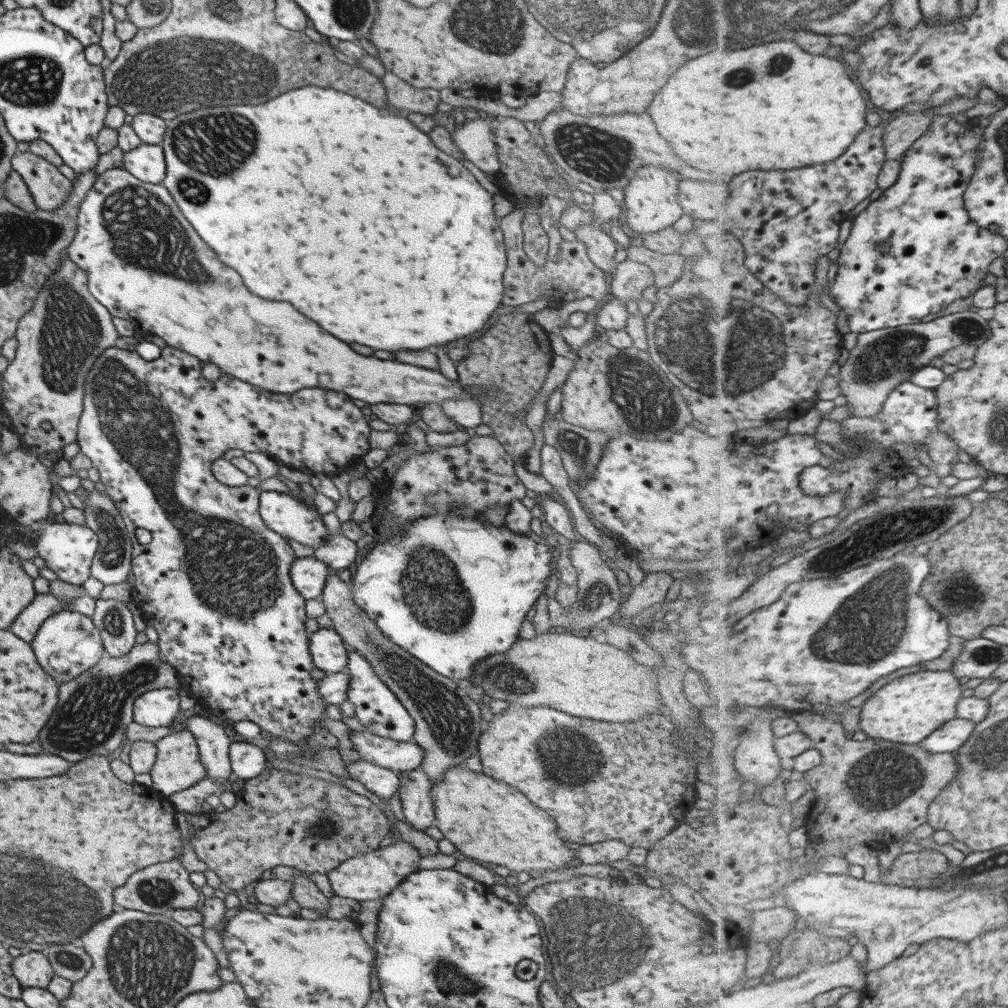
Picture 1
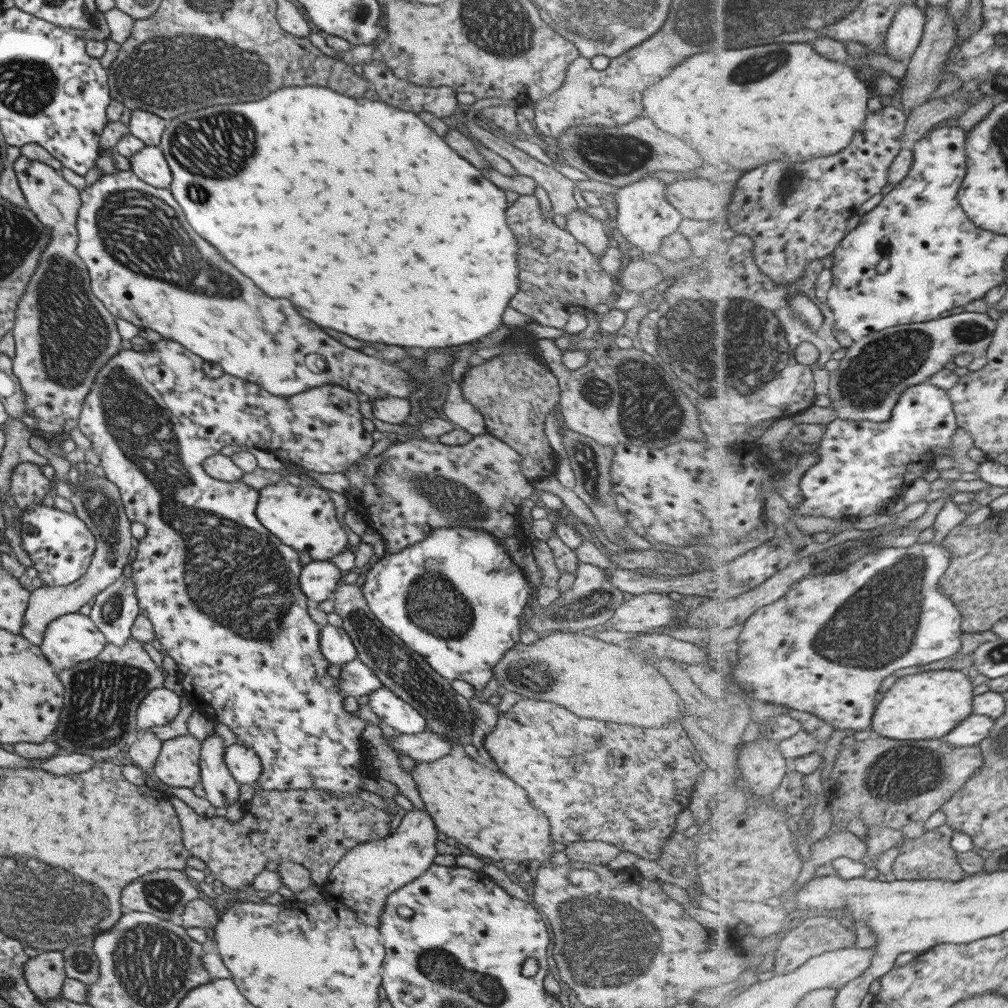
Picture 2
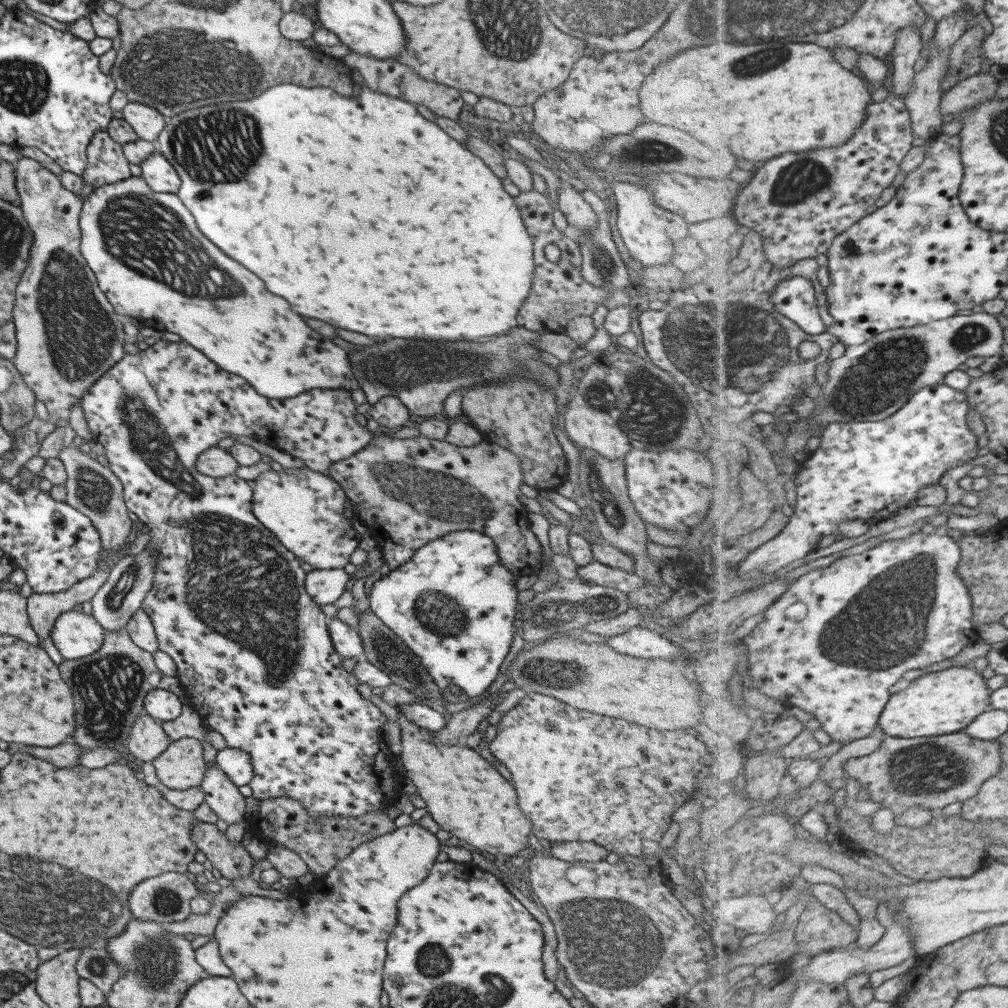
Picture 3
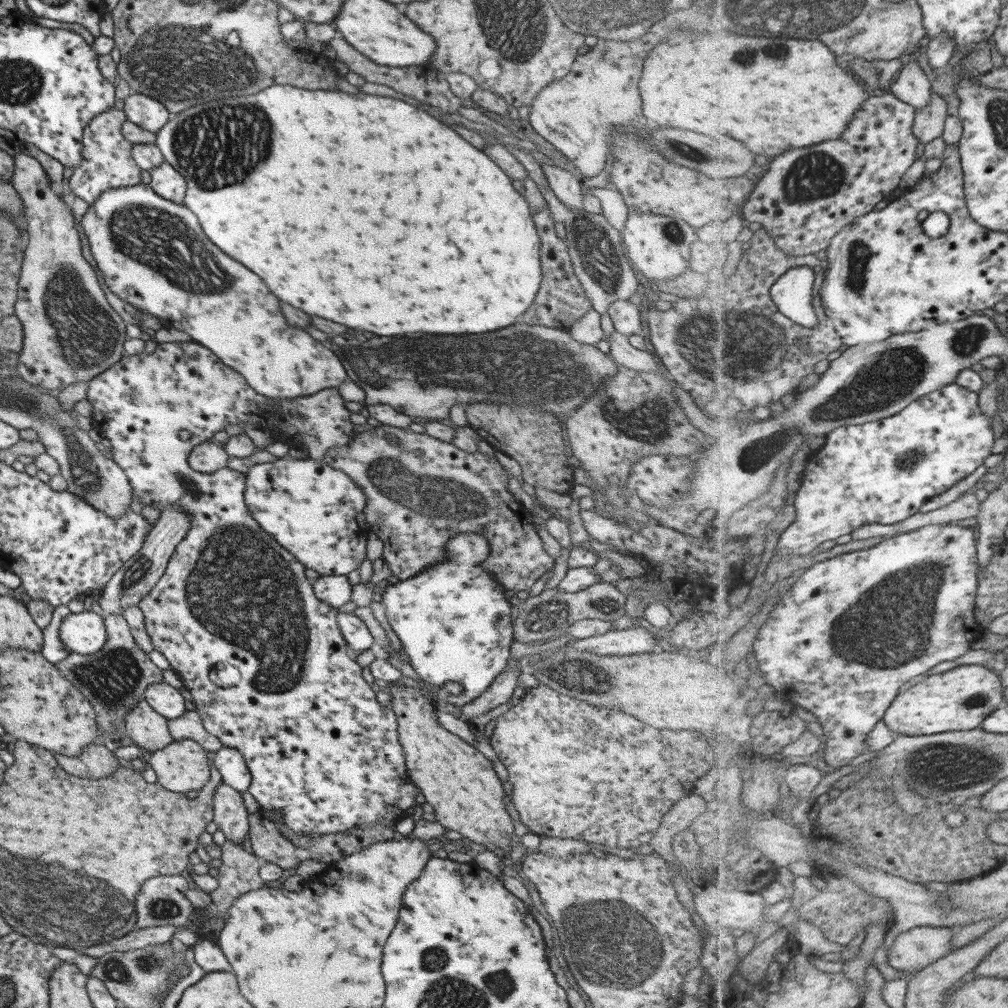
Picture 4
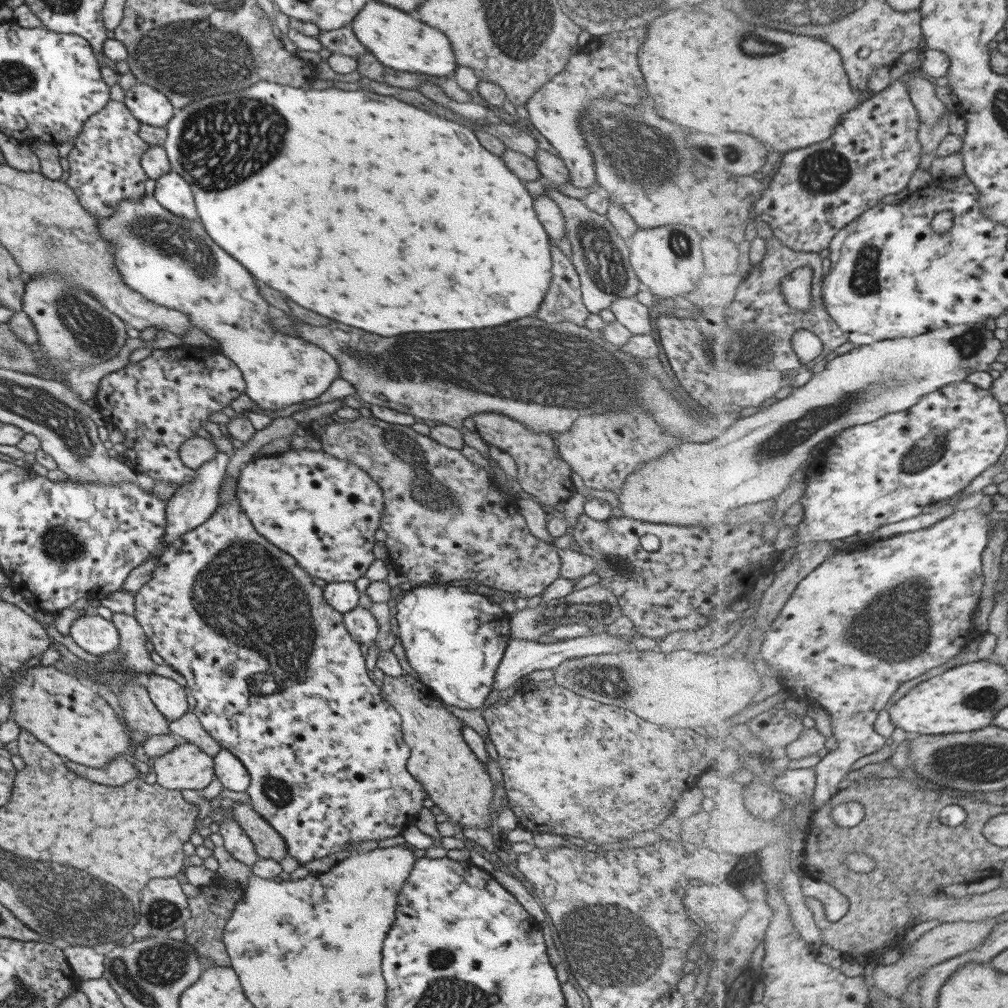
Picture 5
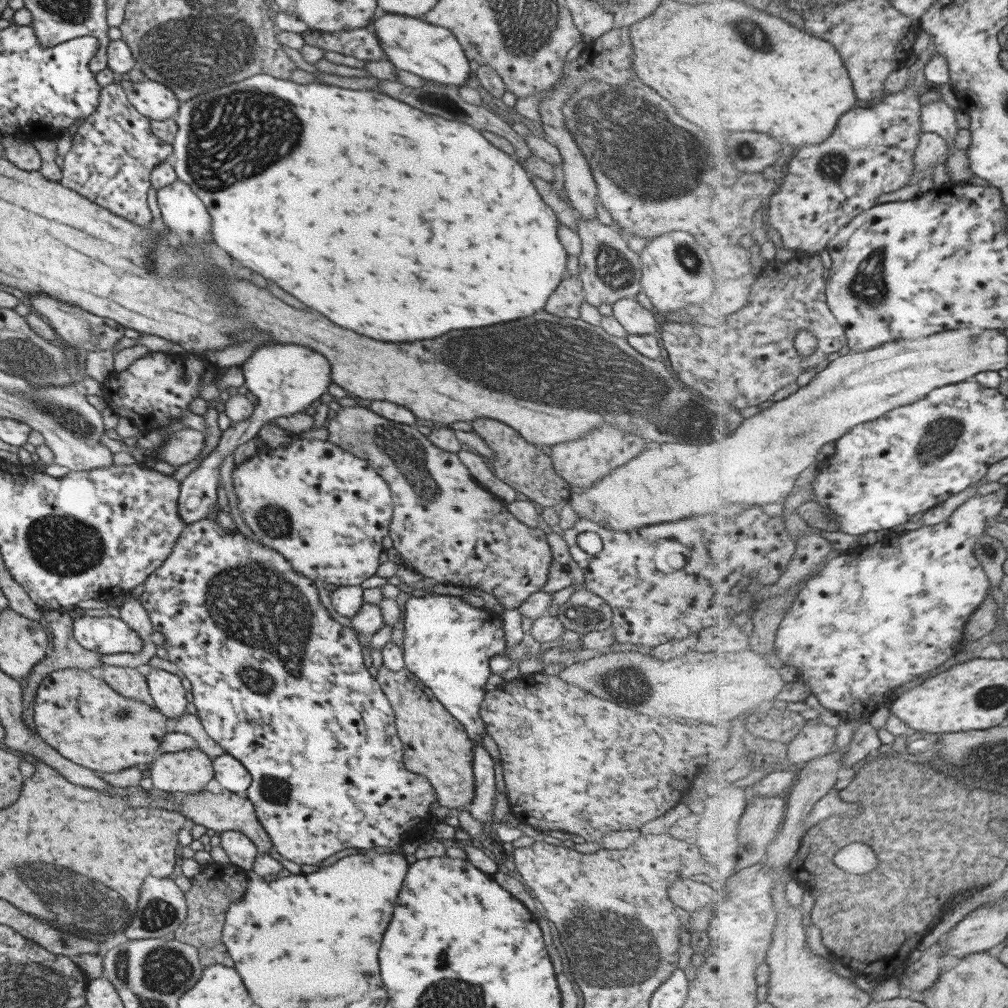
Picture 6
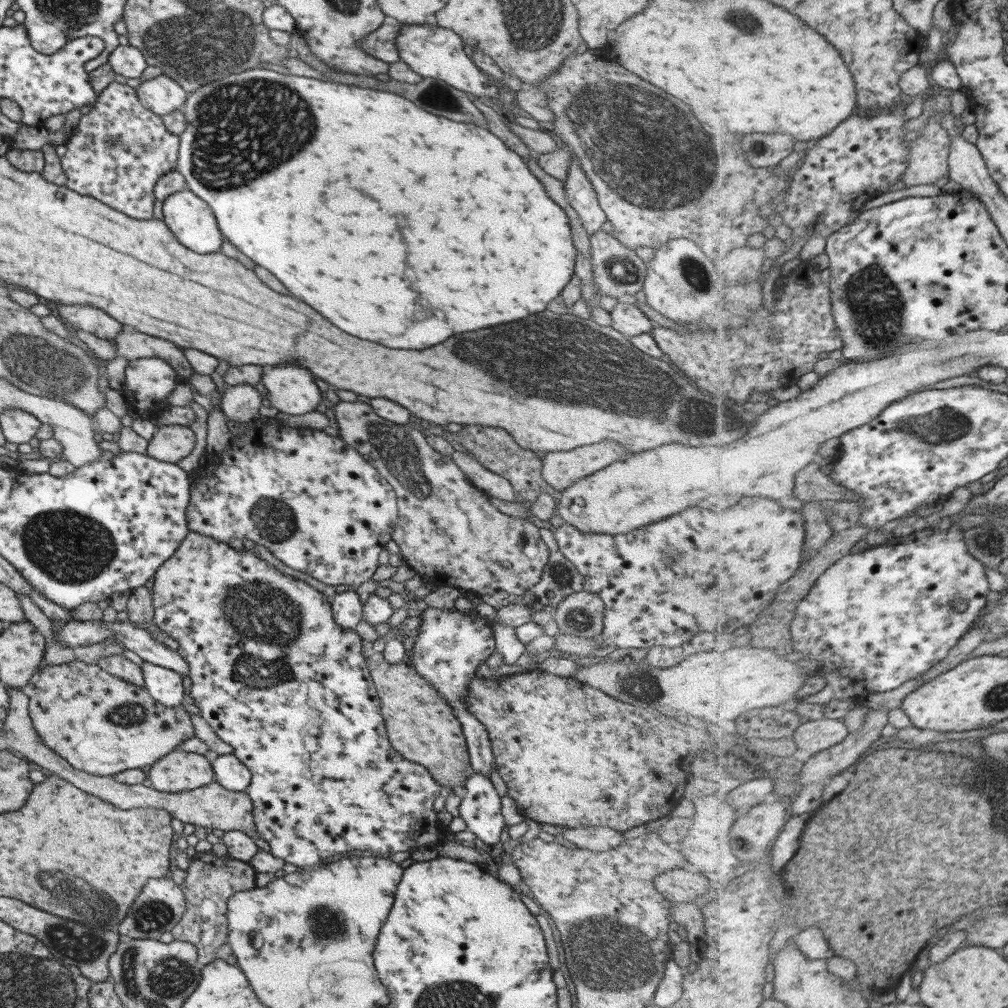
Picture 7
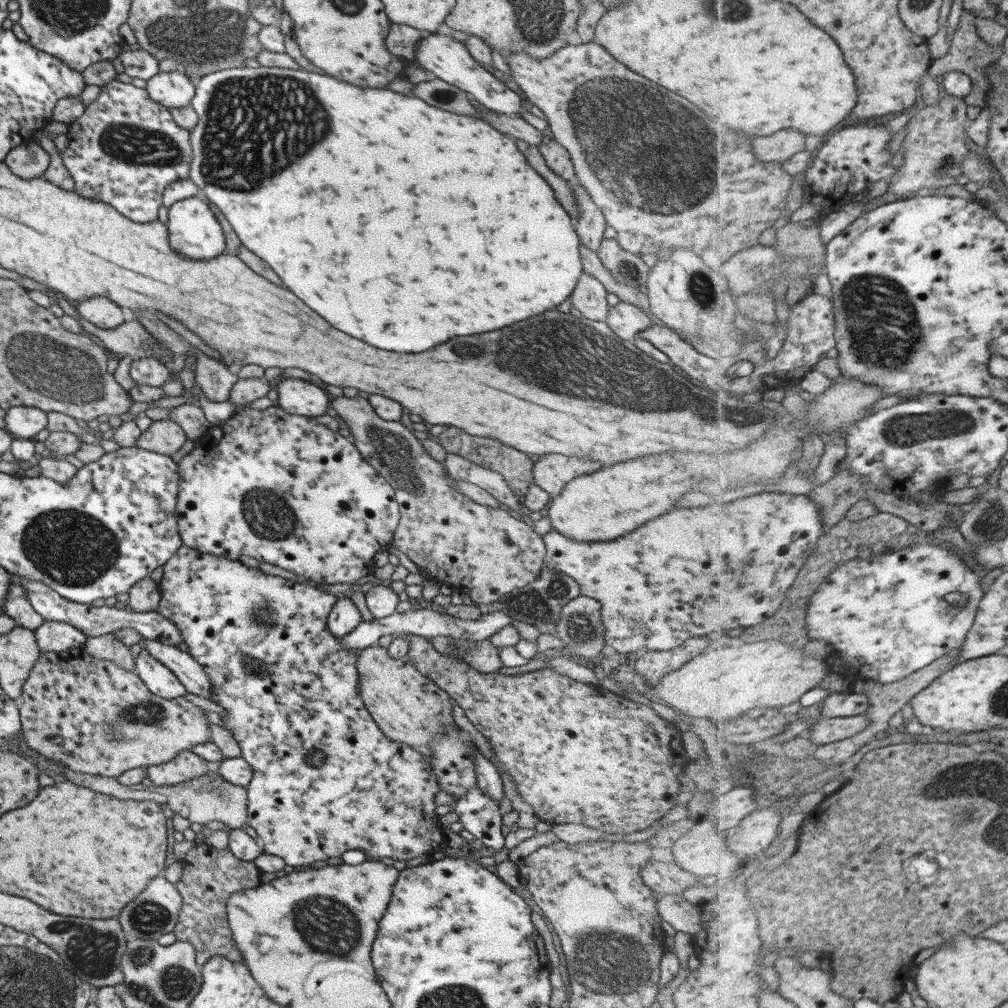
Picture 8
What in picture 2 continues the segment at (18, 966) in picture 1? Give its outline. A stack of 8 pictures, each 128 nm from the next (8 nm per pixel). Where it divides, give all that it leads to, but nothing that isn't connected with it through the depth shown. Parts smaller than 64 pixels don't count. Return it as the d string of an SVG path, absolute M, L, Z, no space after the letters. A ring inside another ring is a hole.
M59 951L37 952L22 964L23 978L28 989L39 1001L51 1002L60 999L63 979L63 959Z

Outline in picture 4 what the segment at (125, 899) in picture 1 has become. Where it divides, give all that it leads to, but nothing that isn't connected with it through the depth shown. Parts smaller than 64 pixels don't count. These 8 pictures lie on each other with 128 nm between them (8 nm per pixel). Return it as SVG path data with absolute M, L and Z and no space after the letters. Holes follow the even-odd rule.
M180 875L157 876L143 882L135 896L135 927L181 927L193 908L187 900L187 880Z

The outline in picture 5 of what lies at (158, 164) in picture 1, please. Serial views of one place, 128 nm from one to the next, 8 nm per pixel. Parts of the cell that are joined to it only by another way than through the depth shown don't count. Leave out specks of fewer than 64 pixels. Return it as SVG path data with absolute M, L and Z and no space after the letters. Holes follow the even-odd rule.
M169 169L155 180L152 195L170 213L190 221L198 221L191 189L175 171Z

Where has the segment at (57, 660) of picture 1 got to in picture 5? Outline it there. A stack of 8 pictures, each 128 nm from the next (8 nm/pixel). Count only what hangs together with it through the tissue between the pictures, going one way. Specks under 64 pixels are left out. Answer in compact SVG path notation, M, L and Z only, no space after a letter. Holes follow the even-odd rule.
M94 613L75 618L69 626L68 635L81 650L97 657L115 650L119 644L113 623Z

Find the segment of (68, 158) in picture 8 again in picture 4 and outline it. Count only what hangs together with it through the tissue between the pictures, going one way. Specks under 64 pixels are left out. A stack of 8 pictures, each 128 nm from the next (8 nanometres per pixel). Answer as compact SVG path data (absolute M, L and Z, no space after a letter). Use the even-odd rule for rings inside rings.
M113 107L107 112L95 116L82 130L82 149L80 150L79 166L72 170L73 174L67 180L69 190L90 205L99 193L111 188L125 188L140 184L140 168L130 155L132 143L127 142L120 131L120 125L125 122L123 110Z

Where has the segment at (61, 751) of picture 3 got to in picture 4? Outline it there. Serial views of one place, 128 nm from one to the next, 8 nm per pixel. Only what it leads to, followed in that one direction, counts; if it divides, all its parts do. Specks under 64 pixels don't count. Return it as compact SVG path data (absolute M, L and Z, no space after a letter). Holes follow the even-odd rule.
M103 743L86 744L77 756L63 756L62 754L52 753L52 757L67 774L81 776L81 778L103 778L103 776L110 775L115 769L121 767L117 758L112 755L110 745Z

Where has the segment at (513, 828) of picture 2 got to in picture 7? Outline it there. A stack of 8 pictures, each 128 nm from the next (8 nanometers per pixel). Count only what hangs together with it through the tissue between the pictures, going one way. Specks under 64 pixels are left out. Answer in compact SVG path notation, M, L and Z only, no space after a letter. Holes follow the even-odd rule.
M369 652L365 658L366 668L371 675L376 693L379 699L380 713L384 720L387 738L390 745L405 760L410 760L415 764L420 764L435 779L435 782L442 788L443 794L461 788L466 783L466 779L472 774L470 762L462 728L459 721L453 716L451 707L446 704L444 698L424 678L421 678L407 661L401 661L391 665L382 658L382 653Z

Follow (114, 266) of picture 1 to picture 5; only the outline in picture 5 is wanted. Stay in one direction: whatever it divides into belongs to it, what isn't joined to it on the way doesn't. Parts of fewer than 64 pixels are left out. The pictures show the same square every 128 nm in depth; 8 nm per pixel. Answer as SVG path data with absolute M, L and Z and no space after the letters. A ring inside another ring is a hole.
M144 193L138 201L123 199L116 209L98 220L98 233L107 238L111 246L121 280L140 296L171 310L187 314L191 325L199 328L217 342L217 352L227 357L241 371L246 394L256 405L256 410L284 408L303 400L313 400L323 394L339 374L338 364L328 352L302 338L275 331L269 323L267 302L259 296L251 274L227 256L207 236L199 221L190 221L165 210L153 195Z

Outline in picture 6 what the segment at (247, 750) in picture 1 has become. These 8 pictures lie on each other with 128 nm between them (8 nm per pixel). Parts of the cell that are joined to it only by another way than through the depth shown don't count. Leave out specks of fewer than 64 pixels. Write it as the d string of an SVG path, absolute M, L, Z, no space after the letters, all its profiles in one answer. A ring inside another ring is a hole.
M224 752L211 761L214 778L224 790L243 792L250 785L250 774L235 757Z

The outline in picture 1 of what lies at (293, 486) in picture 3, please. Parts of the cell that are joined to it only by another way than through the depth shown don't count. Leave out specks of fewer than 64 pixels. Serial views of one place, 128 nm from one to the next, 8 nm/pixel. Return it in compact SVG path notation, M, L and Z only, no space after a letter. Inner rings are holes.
M260 491L258 493L258 513L261 517L261 522L265 527L275 534L279 534L285 540L295 540L299 544L307 545L315 550L319 545L329 542L329 531L323 527L319 513L313 507L307 507L303 503L296 501L294 496L290 496L276 491Z

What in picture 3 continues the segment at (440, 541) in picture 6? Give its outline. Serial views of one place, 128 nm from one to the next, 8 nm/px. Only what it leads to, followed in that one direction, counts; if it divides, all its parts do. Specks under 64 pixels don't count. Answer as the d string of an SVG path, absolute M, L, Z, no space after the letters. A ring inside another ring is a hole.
M378 433L366 448L347 458L330 464L328 474L339 486L356 510L355 516L367 527L376 540L382 559L390 570L411 560L420 546L451 532L477 531L485 534L499 551L499 564L514 574L514 582L521 576L536 574L542 564L543 552L535 536L529 531L527 513L519 496L522 468L518 456L509 449L481 440L475 446L457 447L444 440L427 439L423 435L397 439Z

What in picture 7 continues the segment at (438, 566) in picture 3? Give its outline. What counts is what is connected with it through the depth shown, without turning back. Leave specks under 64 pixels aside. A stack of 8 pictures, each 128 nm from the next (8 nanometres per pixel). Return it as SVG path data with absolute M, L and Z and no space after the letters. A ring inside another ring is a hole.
M433 607L423 608L418 615L420 618L419 627L417 629L417 638L410 650L411 658L406 660L413 667L415 673L424 678L444 698L446 704L451 707L453 716L459 721L464 736L470 768L472 773L481 773L488 778L490 768L493 766L494 758L490 740L488 739L485 727L476 720L476 718L468 711L466 698L468 684L474 678L475 671L479 664L483 663L490 654L494 653L494 634L492 628L487 624L487 618L471 616L467 612L449 611L449 609L438 609Z

